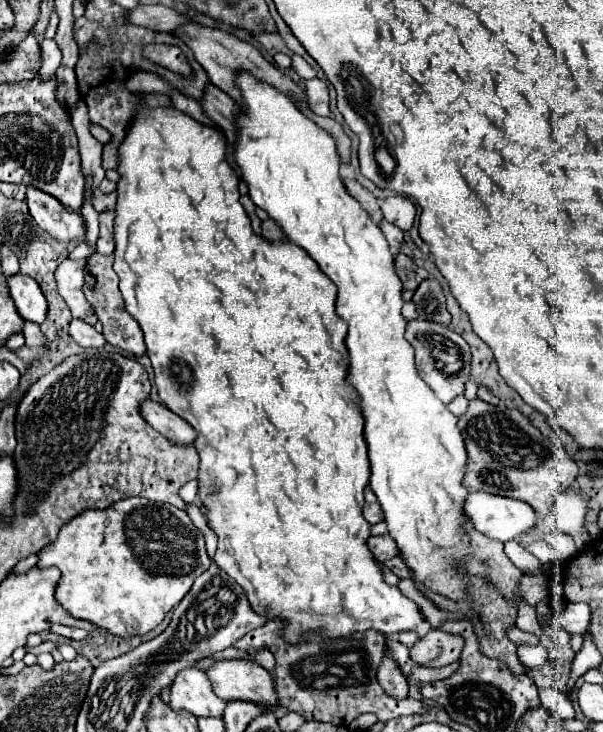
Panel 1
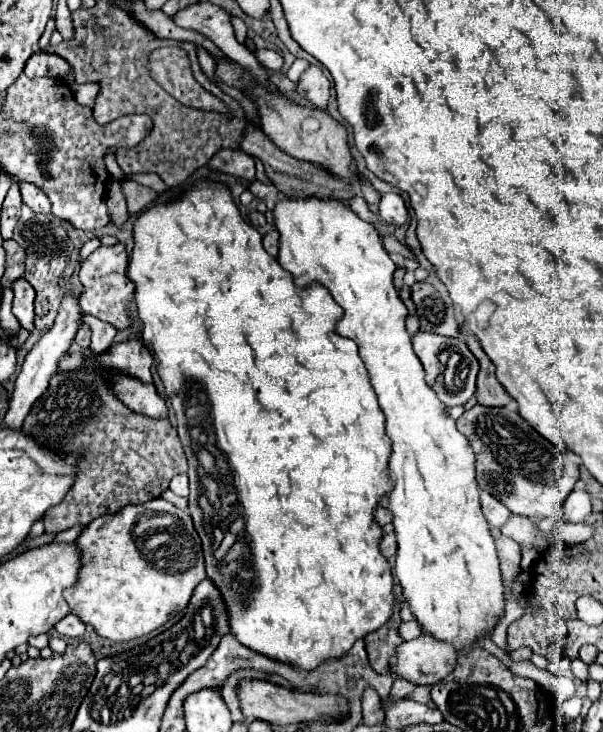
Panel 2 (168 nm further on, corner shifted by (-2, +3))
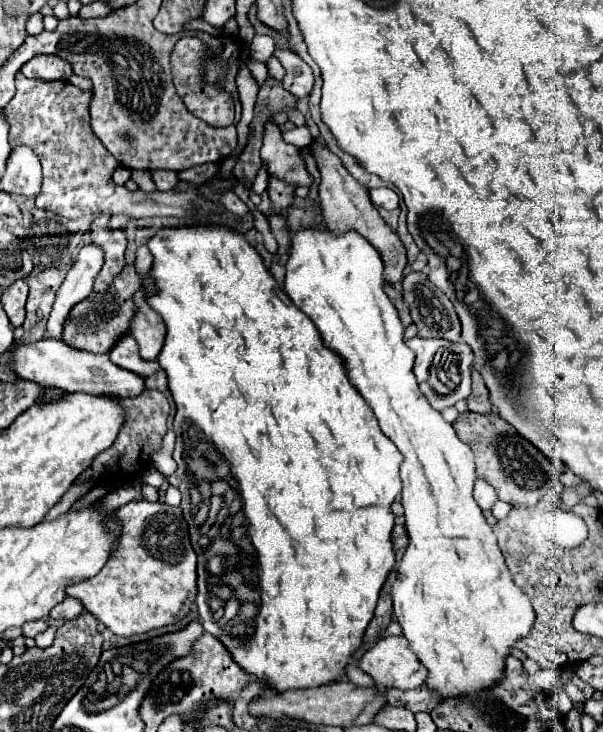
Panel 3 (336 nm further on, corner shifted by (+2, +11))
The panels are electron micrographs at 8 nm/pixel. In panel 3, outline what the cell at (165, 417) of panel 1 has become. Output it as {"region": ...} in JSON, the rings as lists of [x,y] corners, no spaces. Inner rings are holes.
{"region":[[[39,340],[27,346],[17,346],[13,352],[13,370],[31,382],[41,386],[55,386],[65,392],[87,392],[95,396],[111,398],[137,398],[147,386],[139,374],[115,366],[107,354],[95,354],[89,350],[79,350],[63,340]]]}

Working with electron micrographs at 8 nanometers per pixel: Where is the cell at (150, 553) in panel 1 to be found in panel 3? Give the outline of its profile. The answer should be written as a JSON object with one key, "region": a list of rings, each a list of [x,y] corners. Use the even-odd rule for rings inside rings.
{"region":[[[133,500],[117,508],[111,518],[121,524],[121,534],[117,536],[115,550],[111,552],[107,564],[93,578],[69,586],[67,594],[75,596],[87,612],[93,612],[93,616],[117,636],[149,632],[153,628],[167,626],[183,618],[189,612],[191,602],[197,594],[197,554],[191,546],[187,522],[181,514],[181,508],[169,506],[165,502],[153,504],[147,500]]]}

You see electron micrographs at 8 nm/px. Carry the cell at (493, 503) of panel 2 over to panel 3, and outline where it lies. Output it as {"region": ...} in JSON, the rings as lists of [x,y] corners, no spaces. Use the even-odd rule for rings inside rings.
{"region":[[[475,480],[475,492],[473,492],[473,496],[475,496],[475,500],[477,500],[477,504],[481,506],[481,510],[483,512],[489,512],[489,514],[485,514],[487,516],[487,520],[491,522],[491,526],[495,524],[495,520],[493,520],[493,516],[491,516],[491,508],[493,508],[493,504],[495,504],[495,500],[497,500],[497,492],[491,488],[491,484],[487,484],[485,480]]]}

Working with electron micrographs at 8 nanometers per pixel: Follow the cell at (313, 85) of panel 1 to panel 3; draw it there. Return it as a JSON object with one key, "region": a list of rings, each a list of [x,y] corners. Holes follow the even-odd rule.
{"region":[[[275,50],[275,56],[281,60],[281,64],[287,70],[283,78],[285,90],[289,90],[297,98],[309,96],[315,84],[315,76],[309,64],[303,58],[299,58],[293,50]]]}

